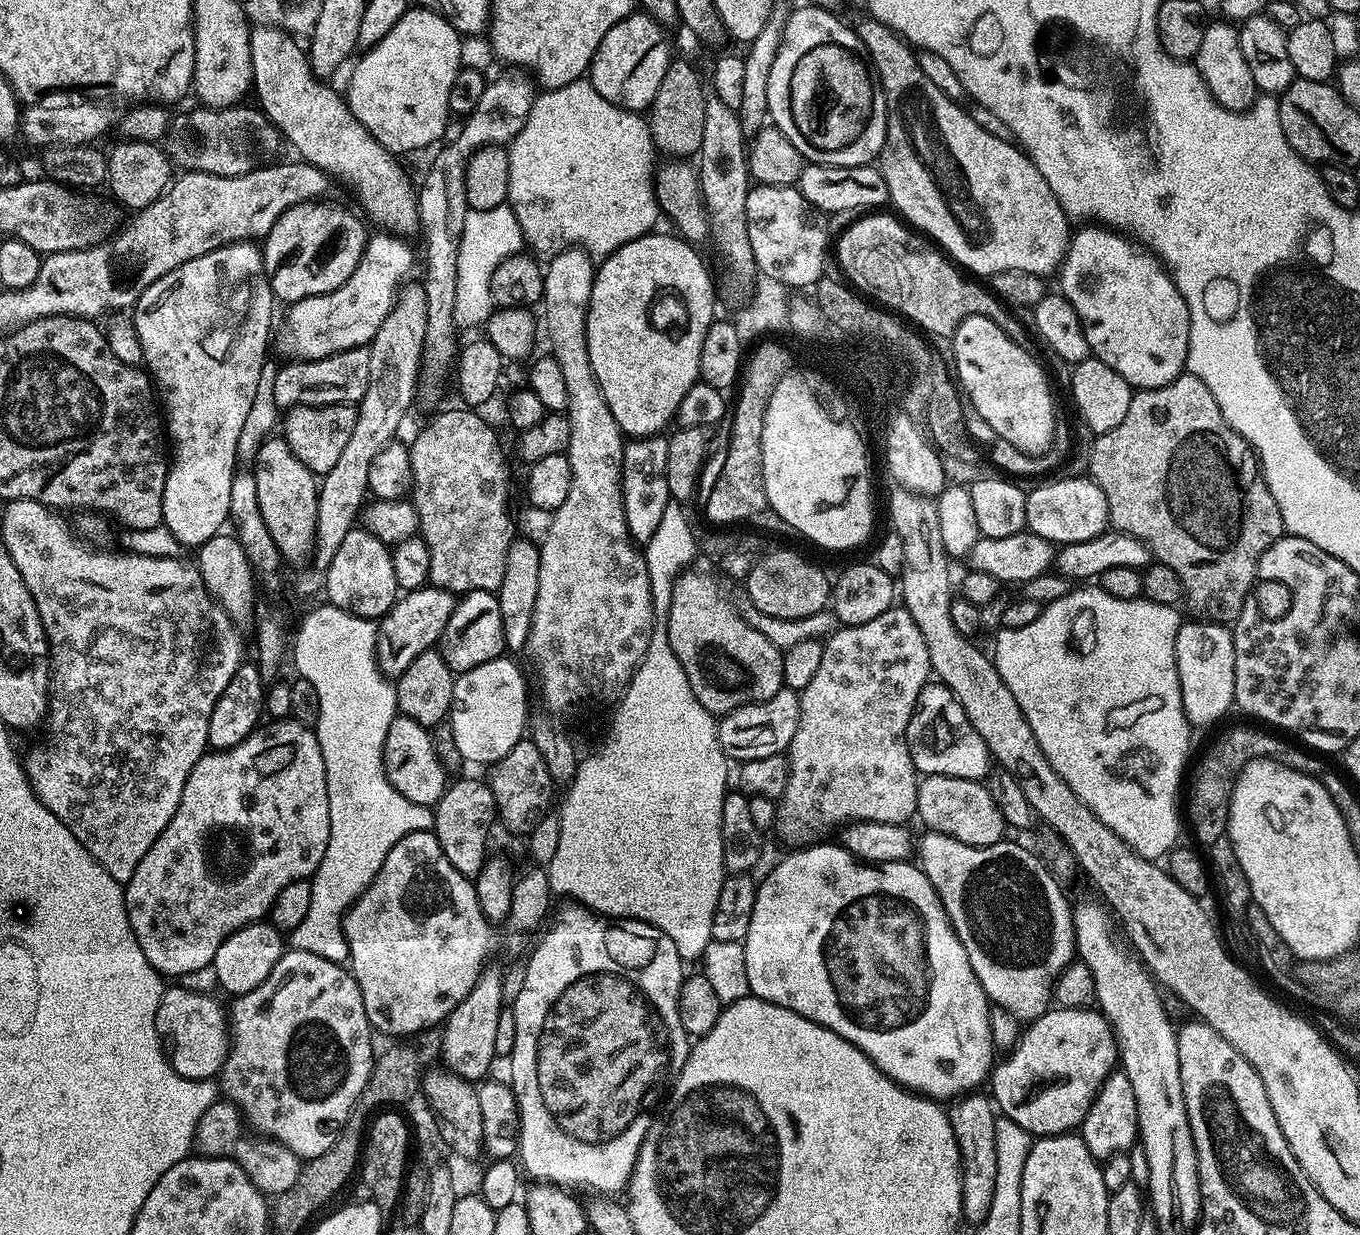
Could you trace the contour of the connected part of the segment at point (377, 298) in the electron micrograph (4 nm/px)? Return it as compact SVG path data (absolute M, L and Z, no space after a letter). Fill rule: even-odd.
M376 234L367 237L364 253L350 278L338 286L338 290L327 292L321 296L302 298L297 304L287 305L288 313L284 316L284 325L279 325L280 344L288 358L297 361L324 359L327 356L336 355L351 348L367 346L371 344L374 334L378 334L378 326L386 322L386 314L392 309L392 303L396 300L396 293L409 279L408 271L412 268L412 252L407 248L405 241L399 236L391 234Z

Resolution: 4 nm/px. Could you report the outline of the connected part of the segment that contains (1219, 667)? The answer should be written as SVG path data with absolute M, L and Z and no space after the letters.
M1192 618L1181 623L1176 635L1176 665L1182 690L1182 706L1193 729L1216 724L1228 711L1233 711L1236 699L1234 686L1234 638L1232 628Z

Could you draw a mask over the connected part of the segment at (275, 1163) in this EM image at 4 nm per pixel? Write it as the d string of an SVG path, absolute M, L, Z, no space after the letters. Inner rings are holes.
M224 1098L217 1099L215 1104L208 1107L206 1114L198 1118L194 1148L201 1157L232 1160L238 1166L242 1166L246 1178L250 1178L252 1185L268 1198L281 1196L283 1192L290 1190L290 1186L298 1182L298 1174L302 1167L301 1157L296 1156L277 1140L257 1138L250 1134L239 1109Z

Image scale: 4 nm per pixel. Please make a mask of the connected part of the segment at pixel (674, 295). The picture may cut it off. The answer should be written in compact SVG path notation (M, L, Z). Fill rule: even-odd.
M649 234L639 236L634 242L626 242L618 250L614 250L610 255L603 257L596 268L596 277L592 283L592 293L588 303L588 317L586 318L586 342L588 343L588 353L590 354L590 366L596 375L598 386L610 406L610 412L614 414L614 422L618 422L621 432L628 438L639 438L641 436L655 436L663 433L664 427L673 423L678 406L682 398L700 380L700 355L702 354L702 338L706 338L706 330L712 325L716 304L718 305L718 292L714 287L714 276L704 265L704 260L695 252L693 245L679 235L656 236Z

